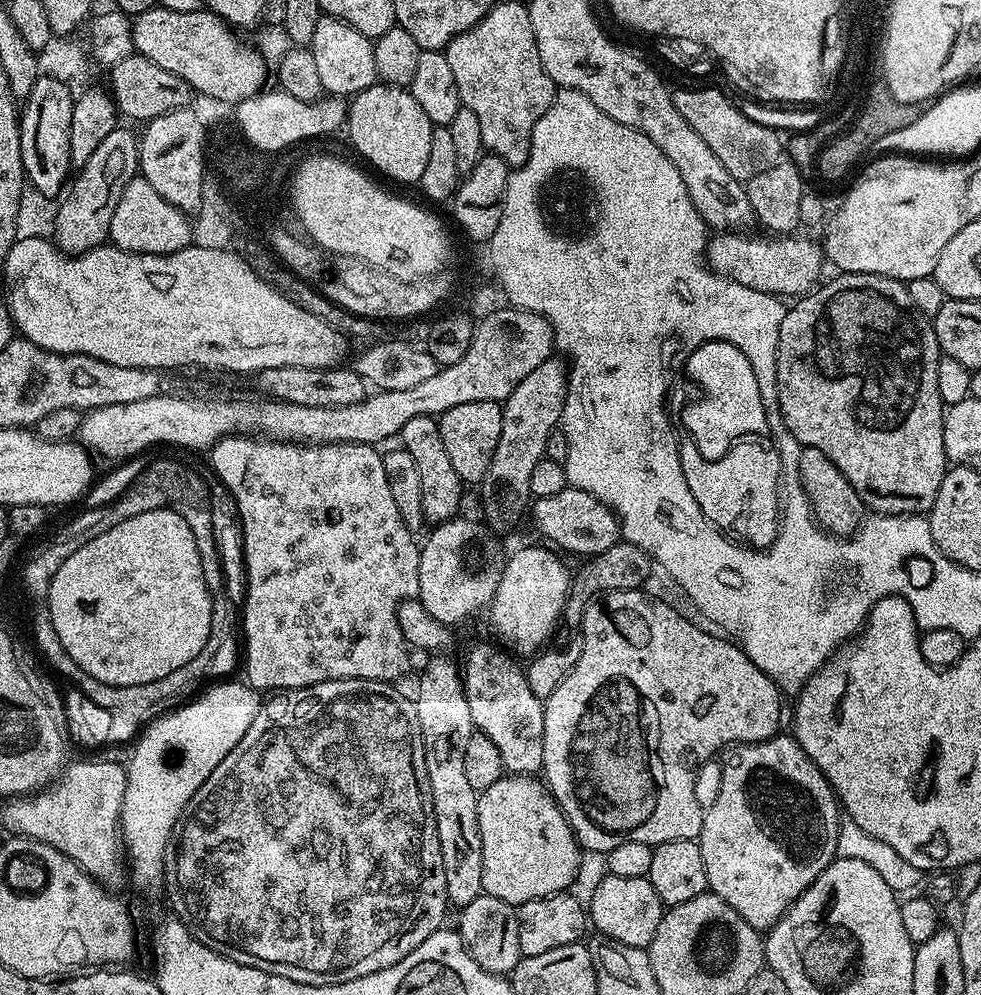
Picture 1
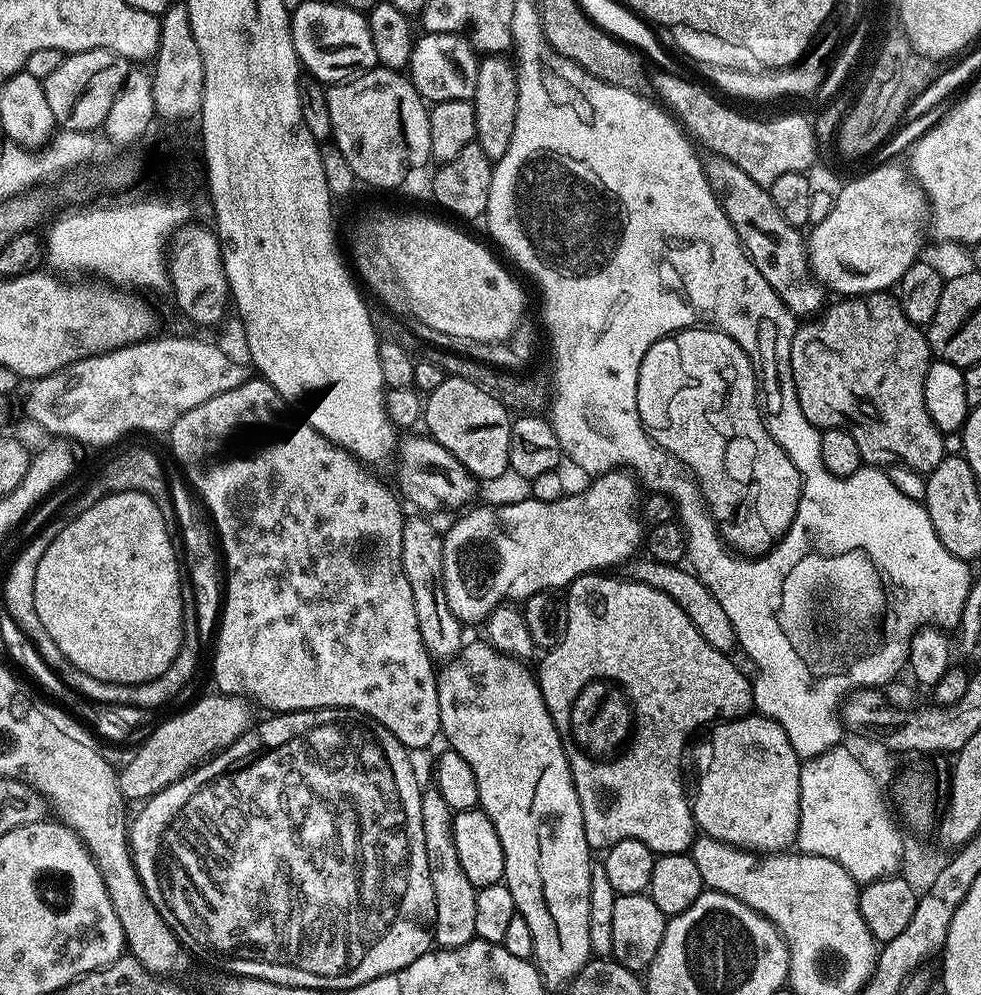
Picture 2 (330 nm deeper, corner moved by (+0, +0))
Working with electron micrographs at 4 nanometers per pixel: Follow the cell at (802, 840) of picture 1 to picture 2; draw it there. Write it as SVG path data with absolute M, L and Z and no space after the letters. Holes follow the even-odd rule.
M759 714L717 723L712 730L712 757L696 784L696 800L694 796L690 804L695 827L703 835L757 854L791 849L800 821L802 761L790 746L786 730Z

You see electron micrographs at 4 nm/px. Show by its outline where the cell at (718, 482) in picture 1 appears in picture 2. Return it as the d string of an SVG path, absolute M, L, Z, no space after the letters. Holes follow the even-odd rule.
M697 326L685 328L682 332L664 336L658 342L654 342L650 346L650 350L646 350L646 358L642 362L640 373L638 374L638 414L641 422L644 423L644 429L648 431L652 441L659 448L665 448L674 458L682 461L685 468L695 476L696 483L700 485L700 489L704 494L704 501L708 504L708 510L712 513L712 518L718 525L721 537L733 549L744 554L763 554L788 533L788 527L794 522L794 514L798 510L802 481L794 462L790 462L790 458L784 453L782 448L778 447L774 442L774 438L770 438L770 434L766 430L762 409L758 403L756 369L752 367L752 359L742 350L742 346L738 346L738 342L734 342L734 338L730 338L725 332L721 332L711 326ZM692 372L708 372L708 376L712 376L712 380L708 380L708 384L704 384L704 388L696 388L696 392L692 392ZM735 400L736 416L724 416L723 408L730 407Z

